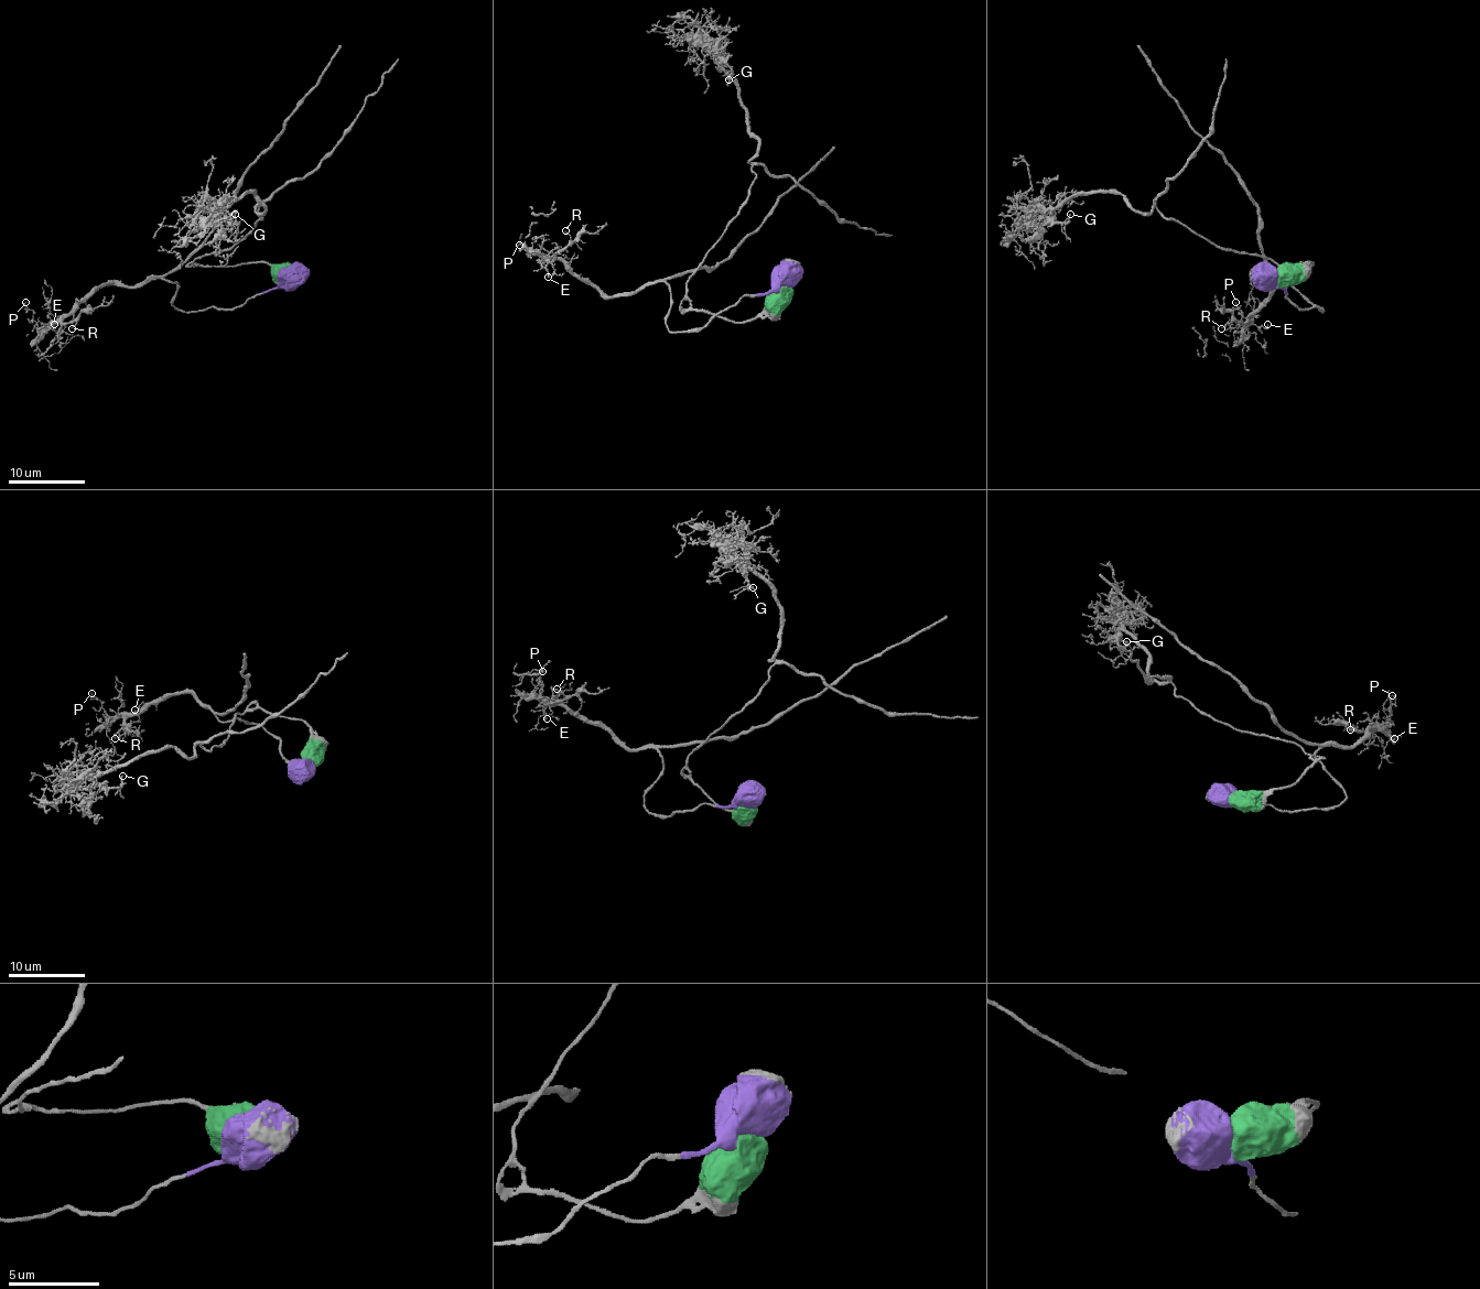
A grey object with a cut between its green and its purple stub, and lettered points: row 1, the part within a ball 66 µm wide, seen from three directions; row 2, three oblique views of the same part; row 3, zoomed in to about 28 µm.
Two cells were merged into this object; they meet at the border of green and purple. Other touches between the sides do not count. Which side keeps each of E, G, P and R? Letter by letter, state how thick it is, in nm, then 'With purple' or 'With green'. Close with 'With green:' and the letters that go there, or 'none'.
E: Thickness 150 nm. With purple
G: Thickness 140 nm. With green
P: Thickness 110 nm. With purple
R: Thickness 110 nm. With purple
With green: G

